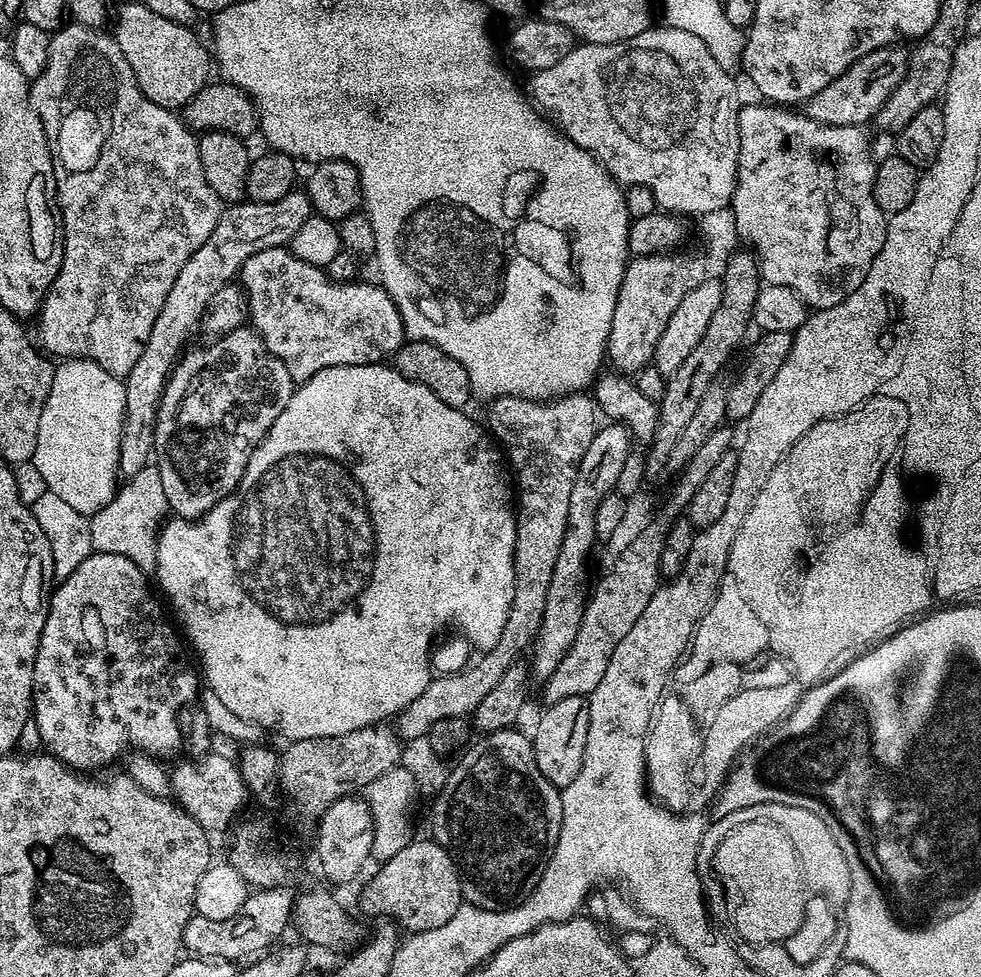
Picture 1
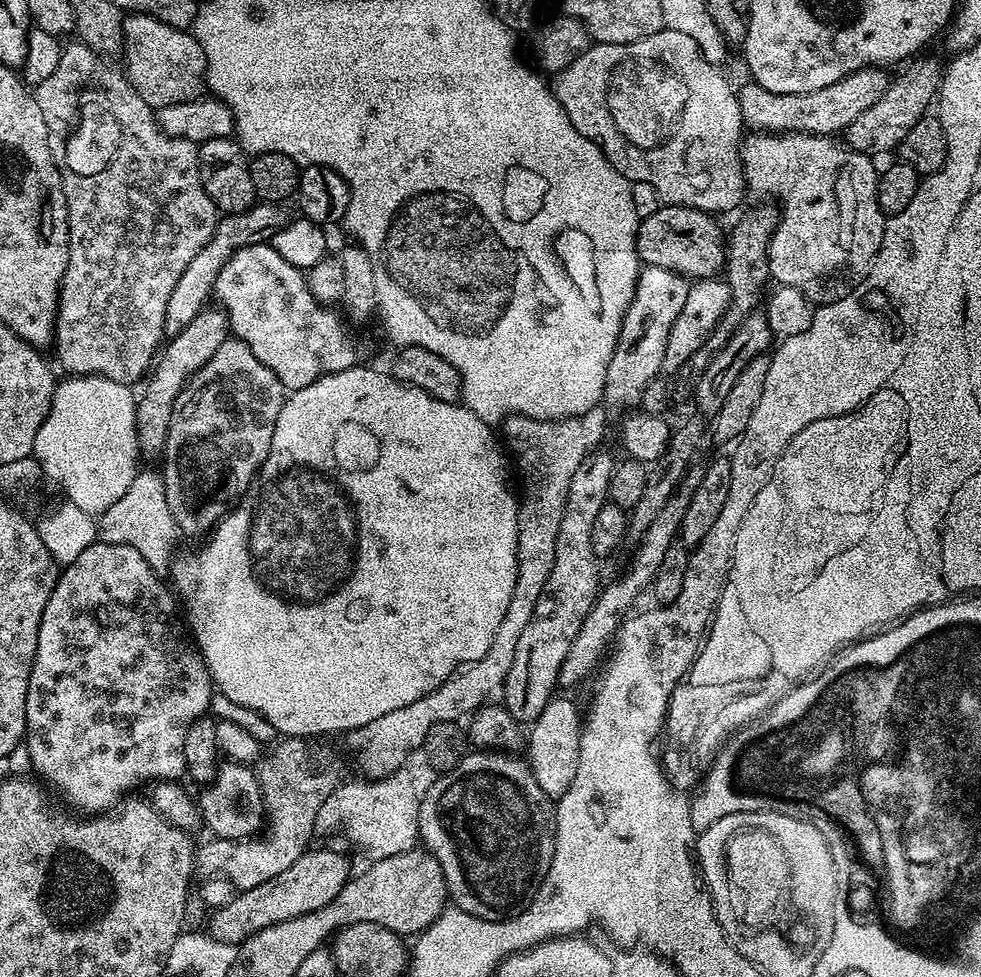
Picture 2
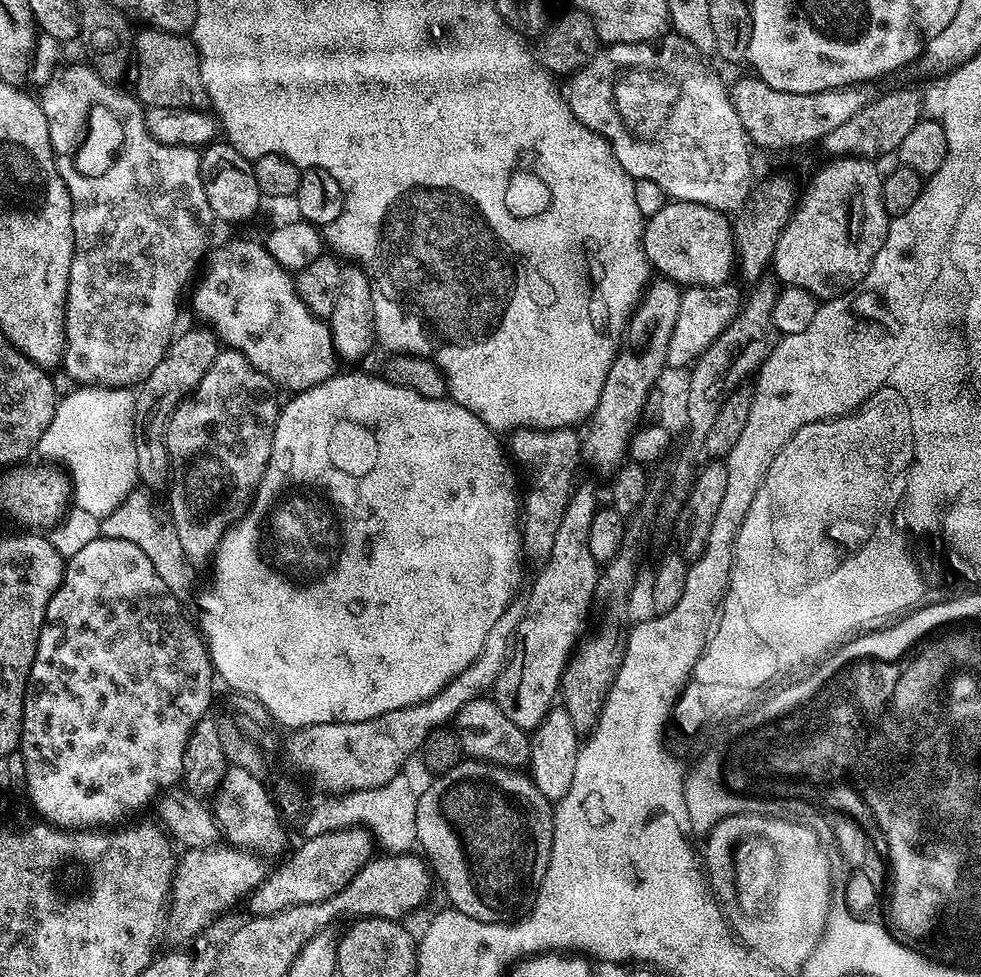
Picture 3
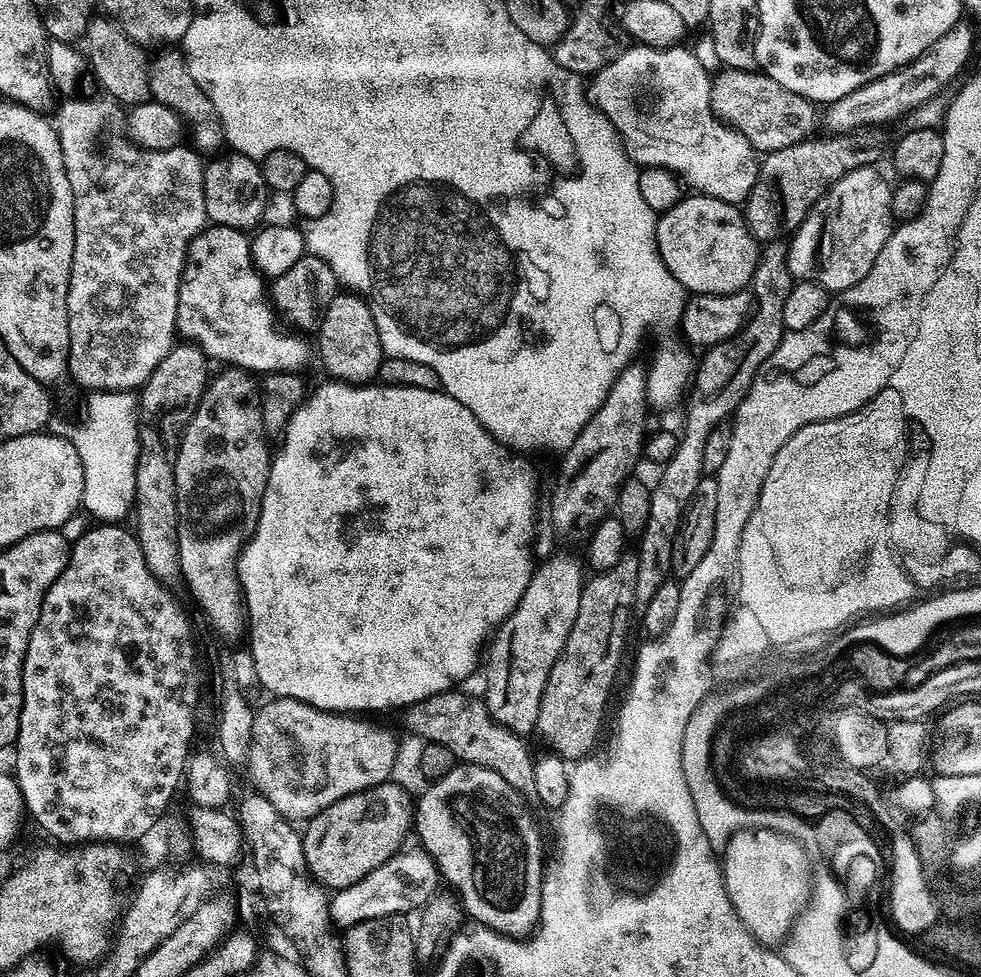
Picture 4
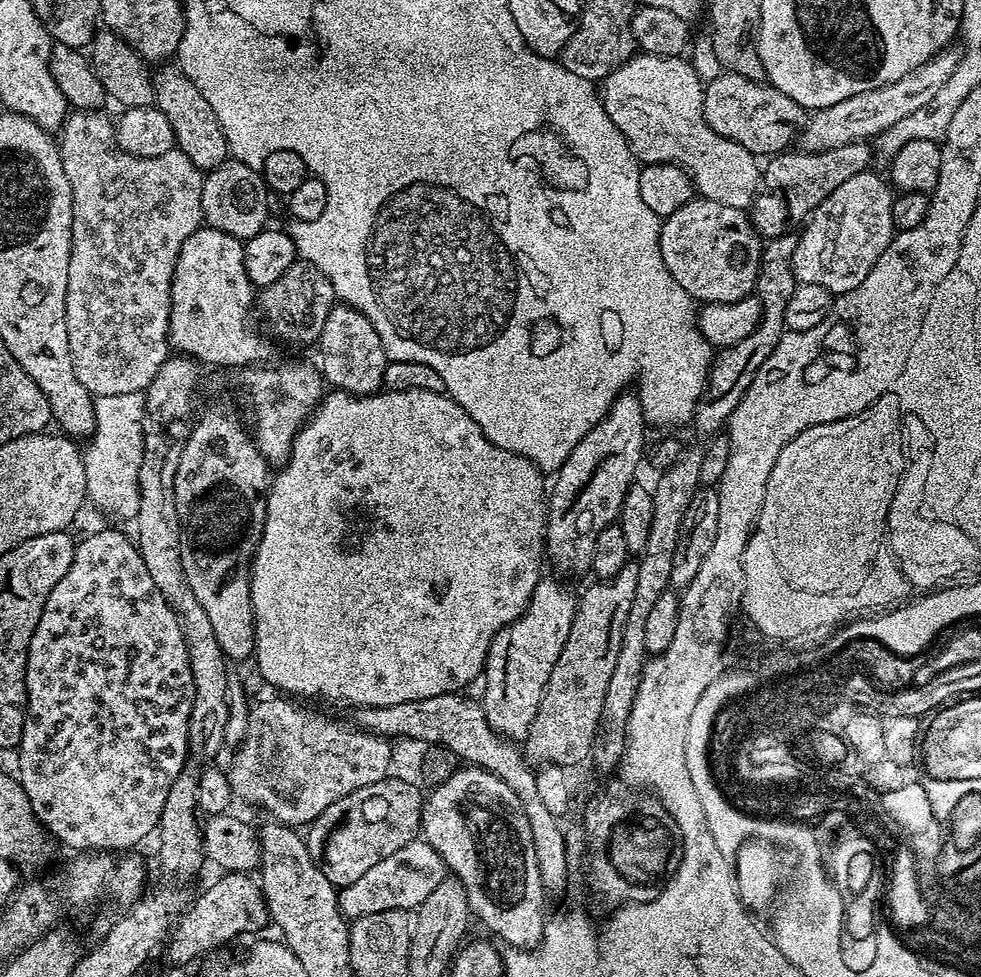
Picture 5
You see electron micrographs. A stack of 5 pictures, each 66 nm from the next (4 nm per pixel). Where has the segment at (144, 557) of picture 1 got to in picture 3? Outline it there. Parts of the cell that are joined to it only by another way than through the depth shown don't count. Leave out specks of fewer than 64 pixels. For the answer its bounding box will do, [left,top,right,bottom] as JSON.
[100,490,201,625]

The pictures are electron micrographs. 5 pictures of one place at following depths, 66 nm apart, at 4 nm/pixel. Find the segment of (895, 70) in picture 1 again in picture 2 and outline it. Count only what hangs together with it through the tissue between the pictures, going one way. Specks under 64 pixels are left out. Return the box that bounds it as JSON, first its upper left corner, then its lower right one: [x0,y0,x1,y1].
[738,66,890,137]

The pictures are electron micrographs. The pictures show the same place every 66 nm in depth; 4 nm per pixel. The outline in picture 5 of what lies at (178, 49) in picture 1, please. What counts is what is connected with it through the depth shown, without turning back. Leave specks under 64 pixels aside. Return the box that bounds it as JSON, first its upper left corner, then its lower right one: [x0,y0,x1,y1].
[152,62,230,170]

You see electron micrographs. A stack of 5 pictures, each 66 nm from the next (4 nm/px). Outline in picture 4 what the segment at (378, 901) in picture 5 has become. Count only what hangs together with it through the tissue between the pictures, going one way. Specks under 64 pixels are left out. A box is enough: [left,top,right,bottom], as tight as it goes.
[329,849,440,930]

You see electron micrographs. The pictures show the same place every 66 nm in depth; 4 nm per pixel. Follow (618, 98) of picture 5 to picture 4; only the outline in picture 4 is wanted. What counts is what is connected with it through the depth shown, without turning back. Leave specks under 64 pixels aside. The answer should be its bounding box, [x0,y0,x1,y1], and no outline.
[586,44,758,206]

